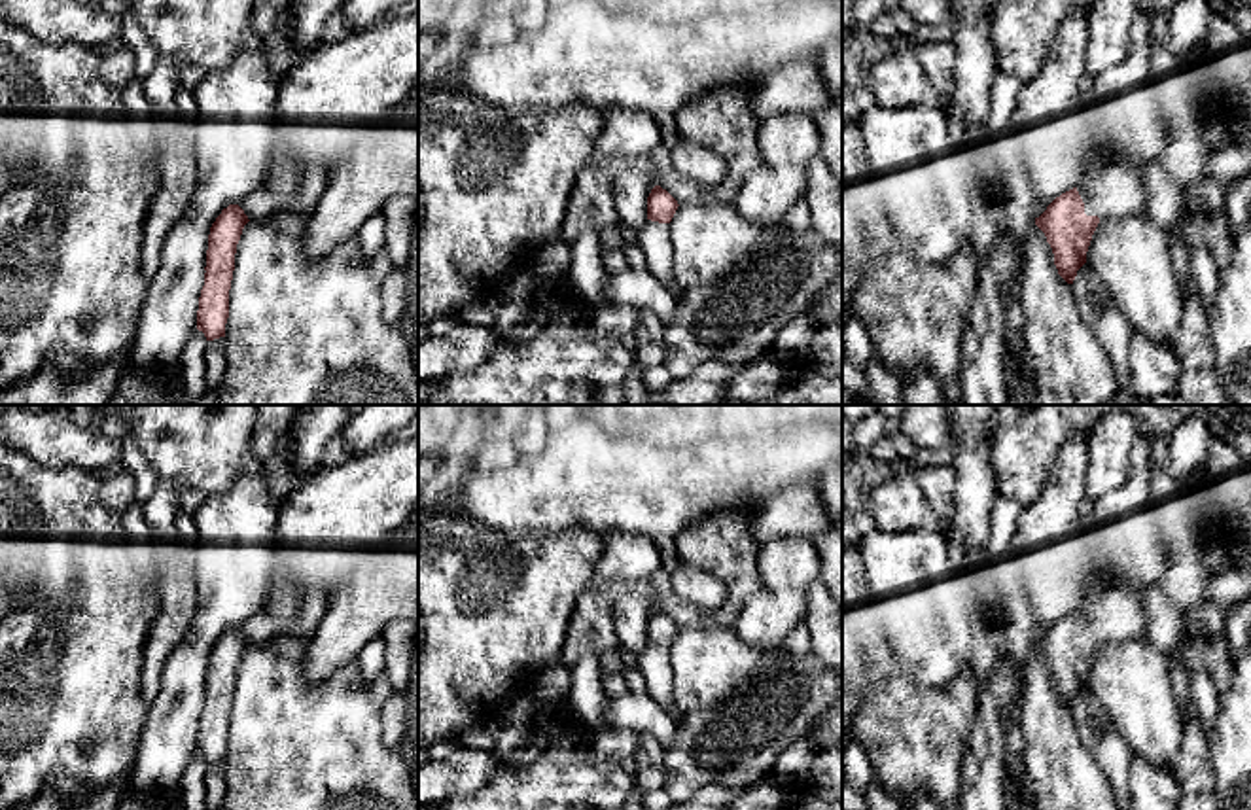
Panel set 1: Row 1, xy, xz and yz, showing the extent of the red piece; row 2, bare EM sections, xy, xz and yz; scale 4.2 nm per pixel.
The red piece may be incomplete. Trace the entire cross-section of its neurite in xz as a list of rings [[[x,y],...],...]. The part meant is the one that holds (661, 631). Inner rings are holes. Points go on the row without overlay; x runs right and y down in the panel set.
[[[655,609],[647,621],[647,647],[638,657],[645,691],[676,723],[683,719],[674,700],[670,664],[670,645],[678,630],[678,625],[666,613]]]

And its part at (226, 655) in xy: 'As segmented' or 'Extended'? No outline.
As segmented

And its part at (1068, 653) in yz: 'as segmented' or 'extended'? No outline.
extended

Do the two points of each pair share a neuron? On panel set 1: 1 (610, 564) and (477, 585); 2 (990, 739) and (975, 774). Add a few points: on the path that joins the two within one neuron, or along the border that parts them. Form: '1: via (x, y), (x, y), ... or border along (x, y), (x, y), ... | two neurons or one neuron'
1: border along (602, 542), (595, 578) | two neurons
2: via (986, 748), (985, 765) | one neuron

